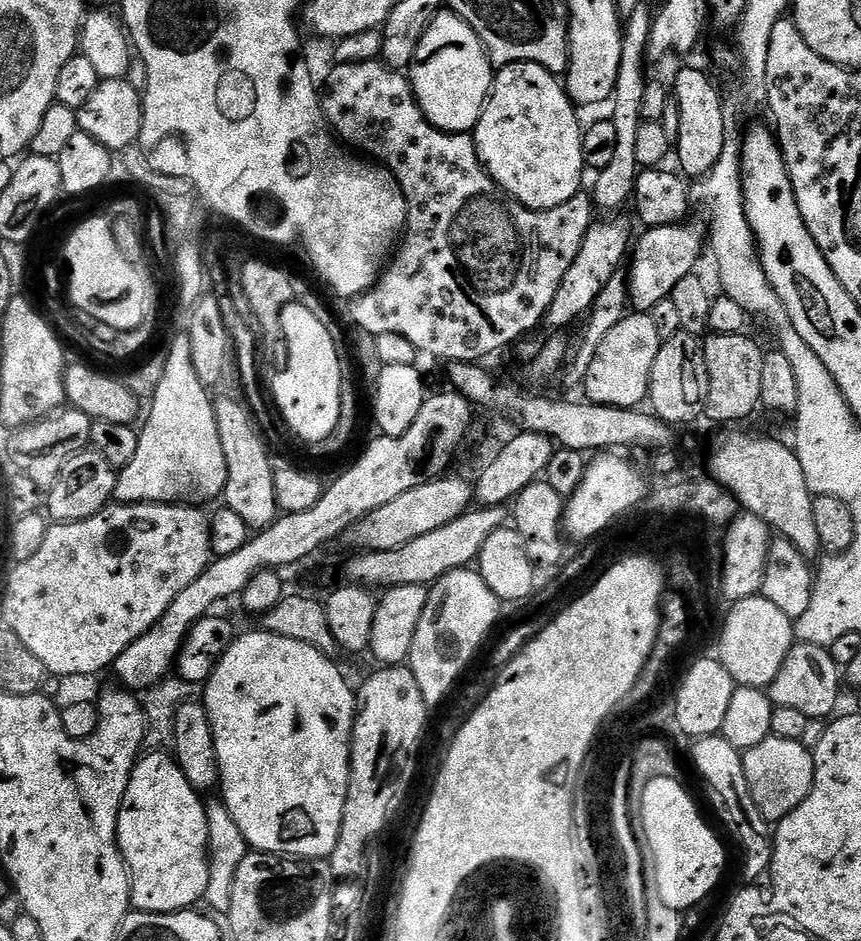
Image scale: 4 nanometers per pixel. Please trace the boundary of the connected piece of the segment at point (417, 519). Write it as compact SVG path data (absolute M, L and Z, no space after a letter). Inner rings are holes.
M445 474L427 480L422 486L414 486L414 490L398 494L398 498L386 502L386 506L378 506L378 510L362 517L350 529L350 536L356 539L357 549L381 552L406 546L406 542L414 542L414 538L422 538L422 534L430 534L430 530L438 530L446 526L446 522L454 522L454 518L469 511L474 504L473 485L469 481L467 484L460 476L452 475Z

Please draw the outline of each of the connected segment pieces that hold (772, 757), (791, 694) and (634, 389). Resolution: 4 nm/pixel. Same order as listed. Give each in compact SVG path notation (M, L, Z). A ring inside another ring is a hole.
M770 735L758 742L758 746L743 753L750 794L758 810L762 810L762 814L770 822L786 818L786 814L790 814L810 794L814 782L814 762L812 752L804 749L804 746L799 740L787 740Z
M796 642L793 643L790 654L786 654L786 662L782 662L778 678L774 678L766 691L775 707L787 706L799 710L801 714L806 714L809 722L816 722L823 716L831 717L837 711L835 708L840 700L840 680L842 684L842 670L834 662L829 649L821 644Z
M629 313L614 329L610 330L587 370L582 381L587 401L619 408L634 408L645 403L649 376L663 341L649 313Z

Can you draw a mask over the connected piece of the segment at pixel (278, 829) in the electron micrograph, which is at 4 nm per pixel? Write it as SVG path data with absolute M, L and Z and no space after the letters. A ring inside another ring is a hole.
M257 630L248 632L245 636L244 633L237 635L232 641L230 650L222 654L214 674L203 689L205 692L202 703L210 714L210 726L214 730L214 750L218 750L220 767L218 792L224 805L230 810L234 822L238 822L238 830L242 830L249 849L302 860L322 860L332 855L342 830L342 814L346 810L346 794L352 773L352 731L356 725L358 707L357 693L348 685L347 678L340 673L336 663L335 659L314 650L314 646L306 646L306 642L294 642L294 638L282 638L273 632Z

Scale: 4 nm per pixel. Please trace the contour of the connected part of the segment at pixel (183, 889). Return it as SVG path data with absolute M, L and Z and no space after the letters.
M167 751L148 752L137 759L118 814L116 843L132 877L133 909L183 912L204 900L208 885L206 804Z

